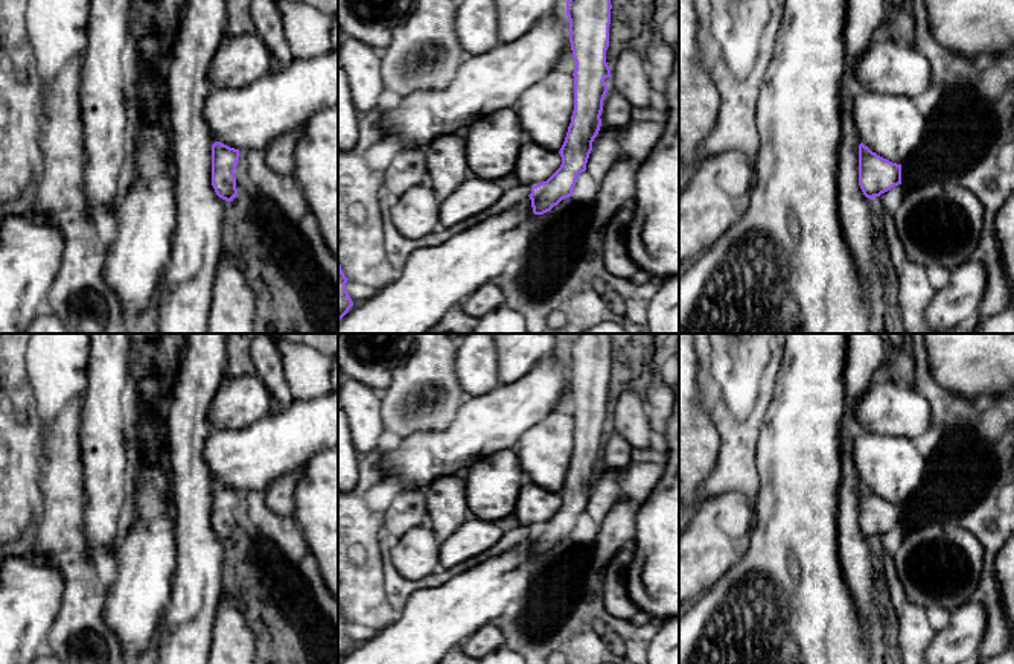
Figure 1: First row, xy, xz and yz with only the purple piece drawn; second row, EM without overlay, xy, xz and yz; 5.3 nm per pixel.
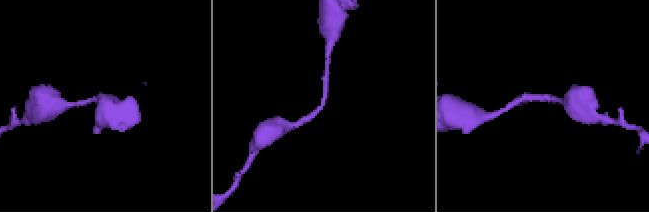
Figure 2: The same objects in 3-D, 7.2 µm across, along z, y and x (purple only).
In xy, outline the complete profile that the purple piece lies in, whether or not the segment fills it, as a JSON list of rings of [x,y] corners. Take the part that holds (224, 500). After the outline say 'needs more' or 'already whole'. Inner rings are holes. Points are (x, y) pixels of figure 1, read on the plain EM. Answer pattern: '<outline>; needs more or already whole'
[[[221,483],[212,486],[212,527],[216,536],[233,542],[238,536],[234,512],[239,503],[239,490]]]; already whole

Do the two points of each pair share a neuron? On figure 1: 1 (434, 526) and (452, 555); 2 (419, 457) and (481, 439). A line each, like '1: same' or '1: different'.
1: different
2: same

